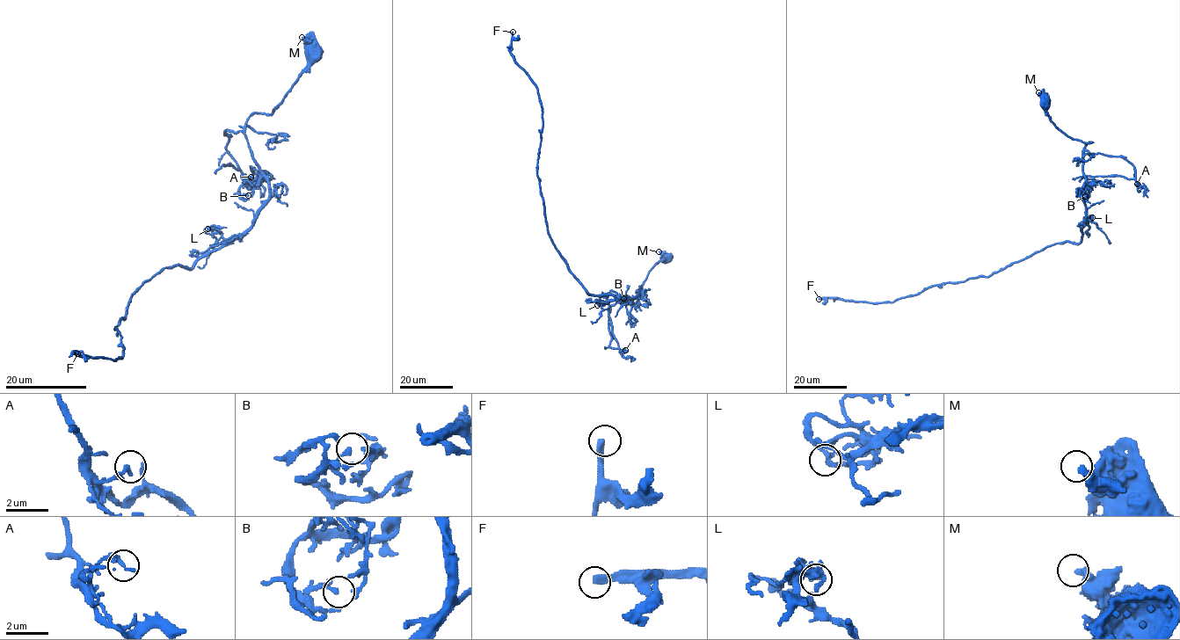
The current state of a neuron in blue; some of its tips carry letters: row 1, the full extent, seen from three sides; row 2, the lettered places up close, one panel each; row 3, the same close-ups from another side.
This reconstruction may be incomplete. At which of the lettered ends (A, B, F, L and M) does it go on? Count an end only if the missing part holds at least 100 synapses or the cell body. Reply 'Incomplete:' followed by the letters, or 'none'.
Incomplete: F

